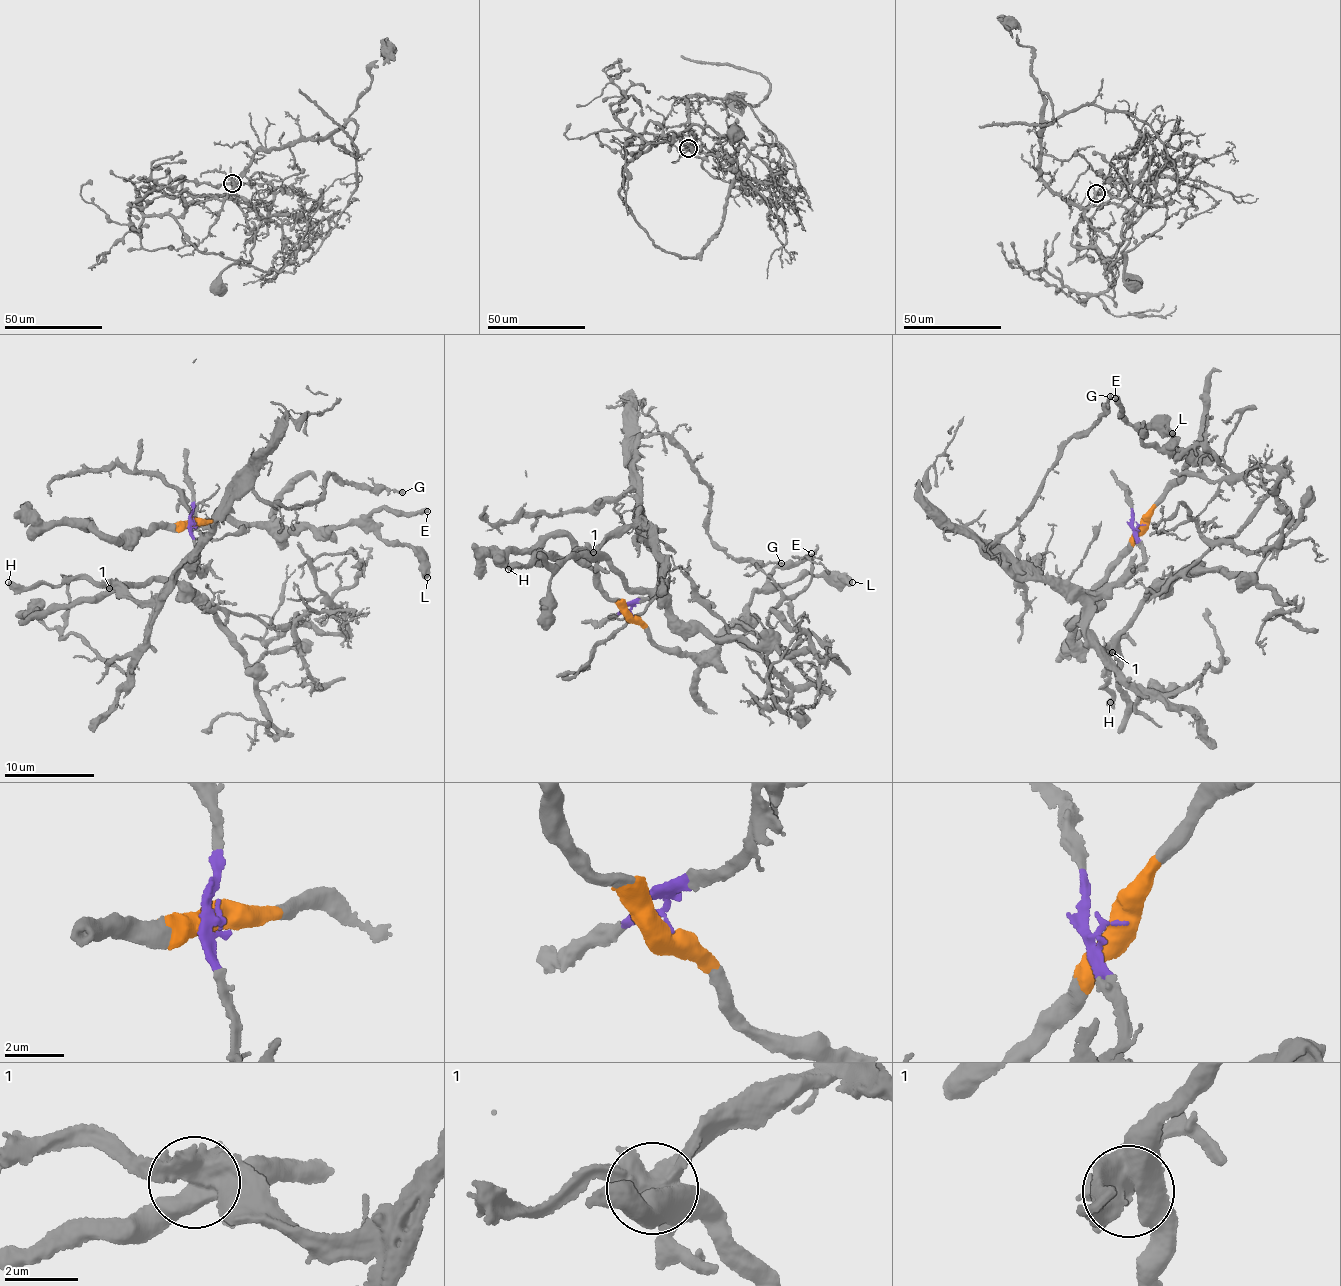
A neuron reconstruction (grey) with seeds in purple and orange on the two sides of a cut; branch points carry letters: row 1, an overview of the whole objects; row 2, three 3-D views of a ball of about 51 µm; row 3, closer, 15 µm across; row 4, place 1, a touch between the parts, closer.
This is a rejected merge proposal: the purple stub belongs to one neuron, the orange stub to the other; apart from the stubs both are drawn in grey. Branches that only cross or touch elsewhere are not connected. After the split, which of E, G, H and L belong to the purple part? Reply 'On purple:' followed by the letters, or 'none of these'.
On purple: G, H

